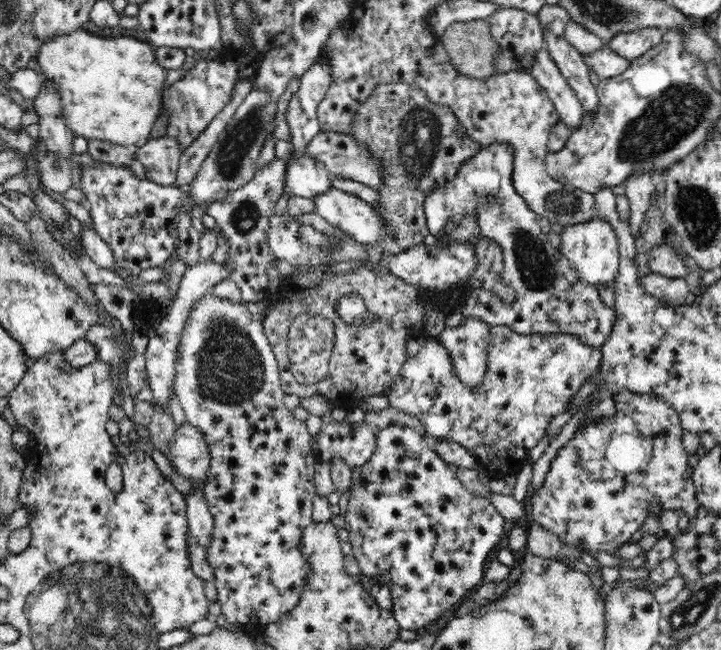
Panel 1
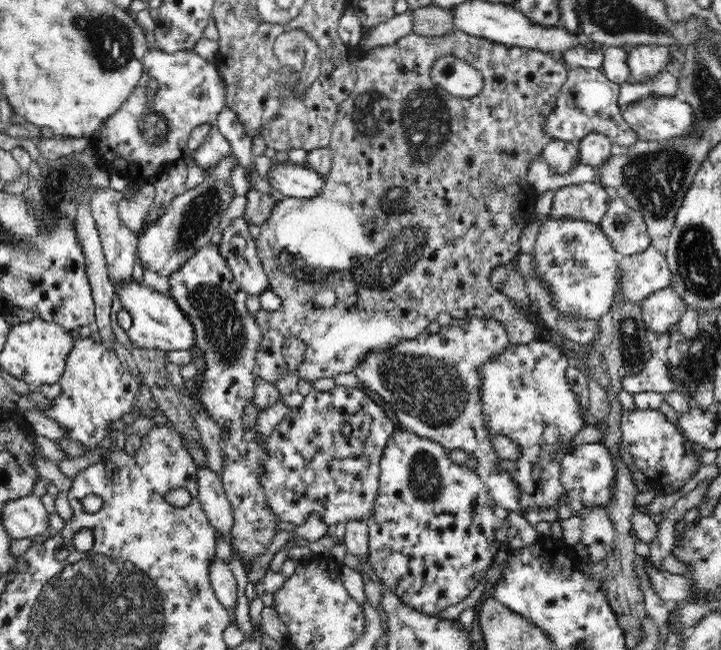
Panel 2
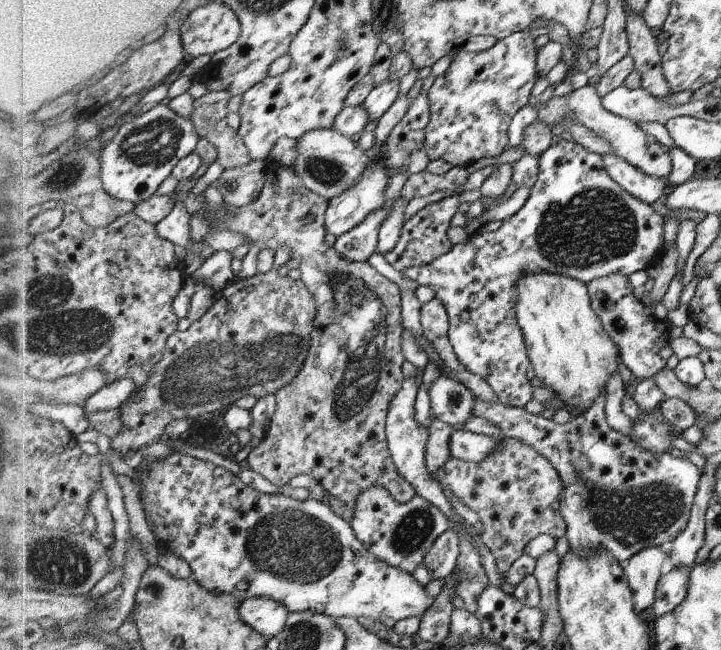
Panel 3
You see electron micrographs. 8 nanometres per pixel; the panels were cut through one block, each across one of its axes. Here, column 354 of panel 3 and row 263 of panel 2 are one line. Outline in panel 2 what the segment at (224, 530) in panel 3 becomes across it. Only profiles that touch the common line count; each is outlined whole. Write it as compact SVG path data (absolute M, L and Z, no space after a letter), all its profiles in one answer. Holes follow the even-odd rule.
M570 218L542 221L532 251L535 274L550 289L551 304L562 317L598 321L614 304L619 259L599 224Z

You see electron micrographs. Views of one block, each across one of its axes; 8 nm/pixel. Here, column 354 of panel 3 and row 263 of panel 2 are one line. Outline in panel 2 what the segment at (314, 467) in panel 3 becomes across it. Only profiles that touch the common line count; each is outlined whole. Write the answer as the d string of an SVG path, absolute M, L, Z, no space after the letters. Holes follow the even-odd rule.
M458 29L439 36L422 36L416 33L408 34L394 44L378 47L355 64L357 81L350 96L338 109L334 126L331 128L329 147L333 150L333 159L324 186L314 198L286 197L278 202L270 220L261 227L261 234L255 244L264 271L270 280L271 289L281 298L282 304L278 310L258 312L256 322L262 332L262 343L256 355L258 373L264 382L276 386L276 382L290 372L288 363L284 361L283 345L289 338L302 338L307 345L303 367L296 372L298 379L305 378L308 382L320 378L336 378L342 372L353 372L358 362L372 357L377 352L386 352L397 346L402 340L413 340L427 332L431 322L437 320L440 312L448 312L452 318L494 319L506 327L509 342L514 345L528 344L541 338L536 331L536 325L528 319L528 315L504 293L497 291L492 284L493 272L498 266L511 263L520 252L520 234L533 220L532 200L537 200L539 194L532 190L529 183L529 166L533 158L541 154L545 144L554 140L545 130L545 122L549 114L557 108L557 98L562 85L566 82L567 68L553 55L540 50L530 50L518 46L504 46L482 37L466 34ZM442 56L457 56L470 66L478 69L483 76L484 86L480 94L462 98L446 92L440 85L432 81L432 64Z

